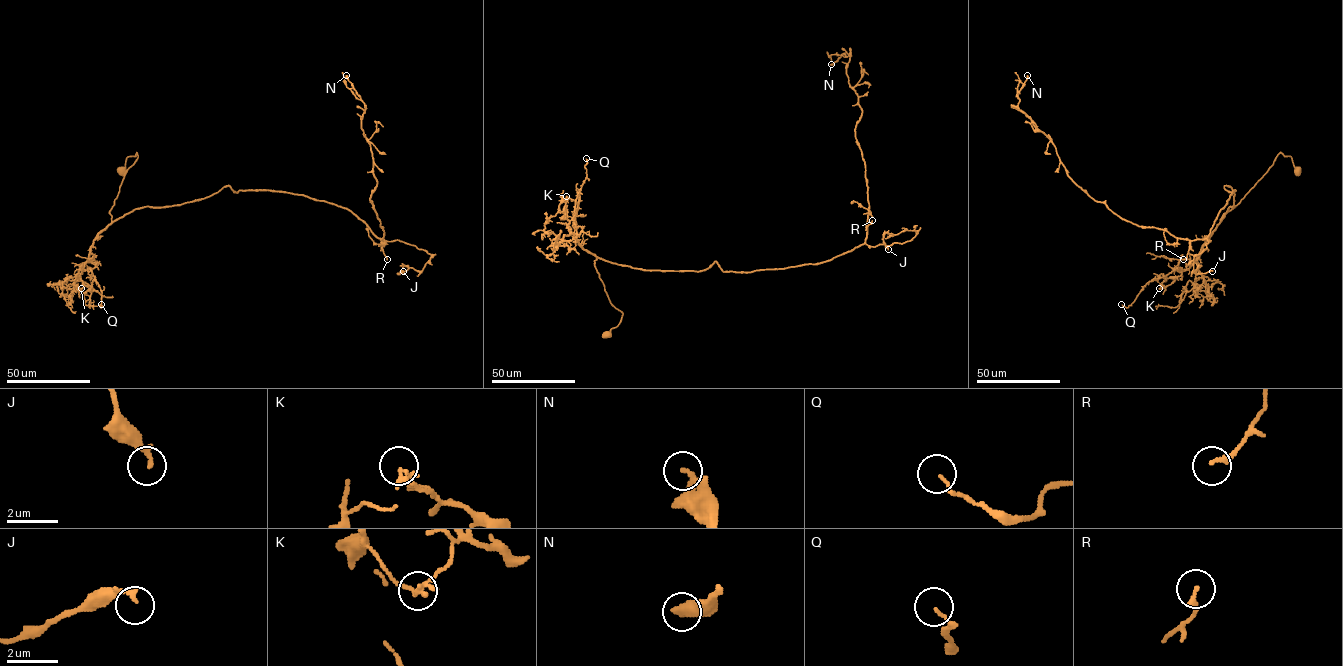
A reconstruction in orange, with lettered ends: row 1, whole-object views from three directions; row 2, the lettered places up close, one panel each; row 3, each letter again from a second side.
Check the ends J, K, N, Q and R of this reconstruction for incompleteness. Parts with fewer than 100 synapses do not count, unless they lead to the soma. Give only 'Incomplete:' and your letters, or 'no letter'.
Incomplete: no letter

